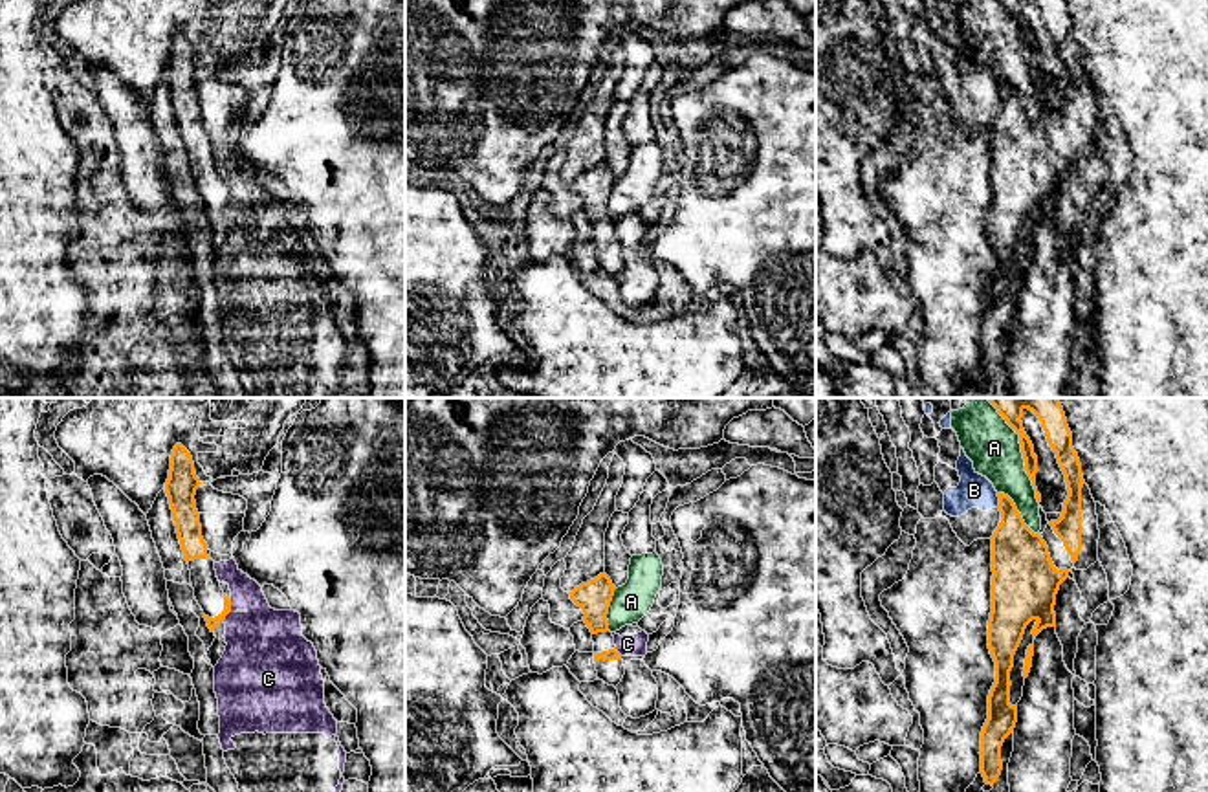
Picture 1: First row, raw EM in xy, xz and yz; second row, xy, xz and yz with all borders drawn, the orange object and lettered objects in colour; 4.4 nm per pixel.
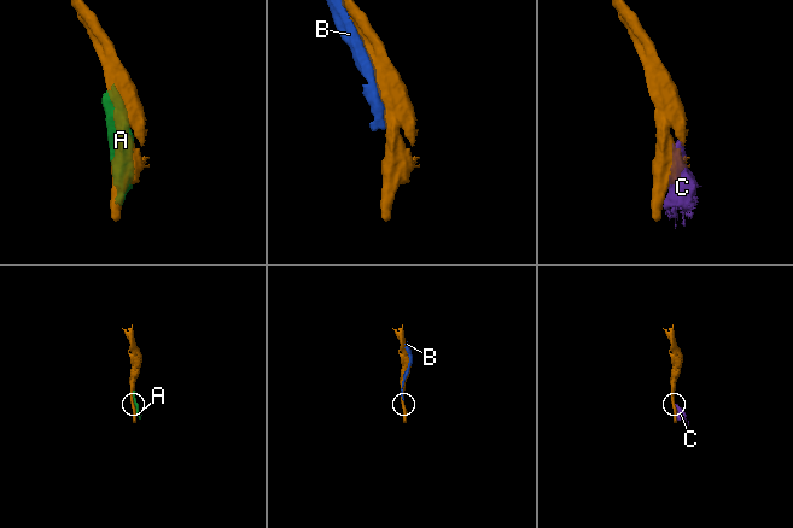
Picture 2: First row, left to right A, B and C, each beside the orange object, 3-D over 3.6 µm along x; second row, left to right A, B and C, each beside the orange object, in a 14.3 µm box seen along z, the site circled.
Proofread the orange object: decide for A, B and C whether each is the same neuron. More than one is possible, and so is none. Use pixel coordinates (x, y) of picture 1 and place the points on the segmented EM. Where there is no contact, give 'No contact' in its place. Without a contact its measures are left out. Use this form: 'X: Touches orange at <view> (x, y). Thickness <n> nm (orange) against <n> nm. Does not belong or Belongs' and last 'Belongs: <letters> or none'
A: Touches orange at yz (1021, 451). Thickness 150 nm (orange) against 220 nm. Does not belong
B: Touches orange at yz (999, 501). Thickness 240 nm (orange) against 150 nm. Does not belong
C: Touches orange at xy (230, 611). Thickness 50 nm (orange) against 360 nm. Does not belong
Belongs: none

